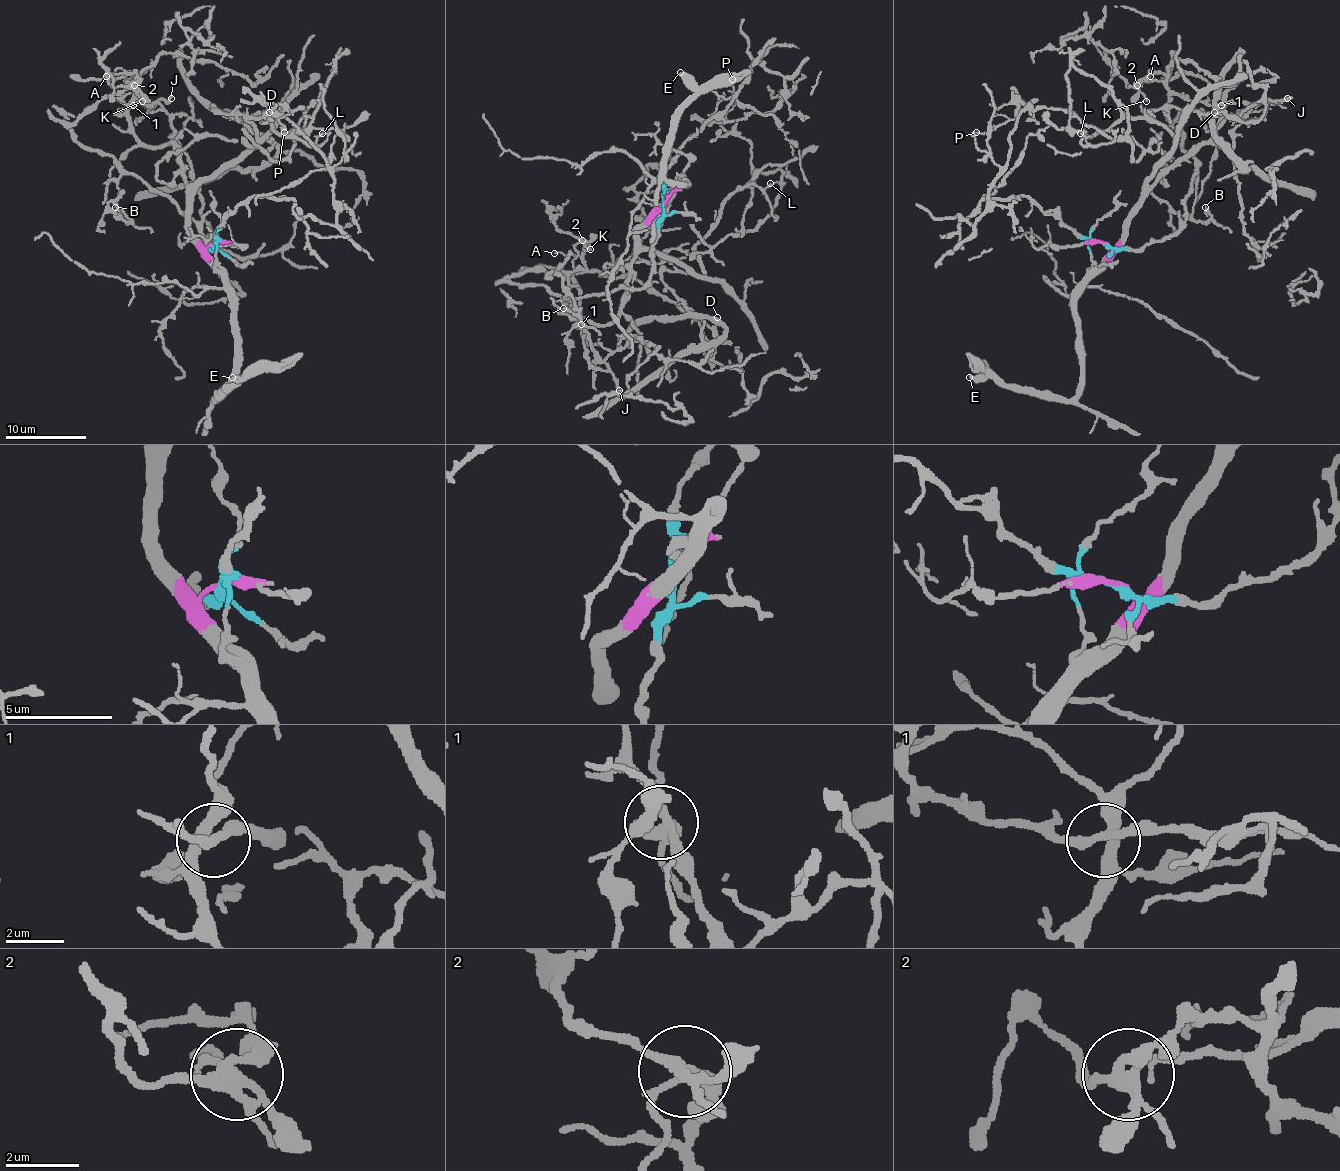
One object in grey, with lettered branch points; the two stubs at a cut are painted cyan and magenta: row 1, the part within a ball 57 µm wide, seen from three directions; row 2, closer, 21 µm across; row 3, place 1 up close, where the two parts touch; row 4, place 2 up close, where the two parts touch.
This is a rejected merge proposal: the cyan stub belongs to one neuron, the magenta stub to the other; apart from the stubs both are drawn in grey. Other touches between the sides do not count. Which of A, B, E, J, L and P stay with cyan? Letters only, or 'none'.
A, B, J

